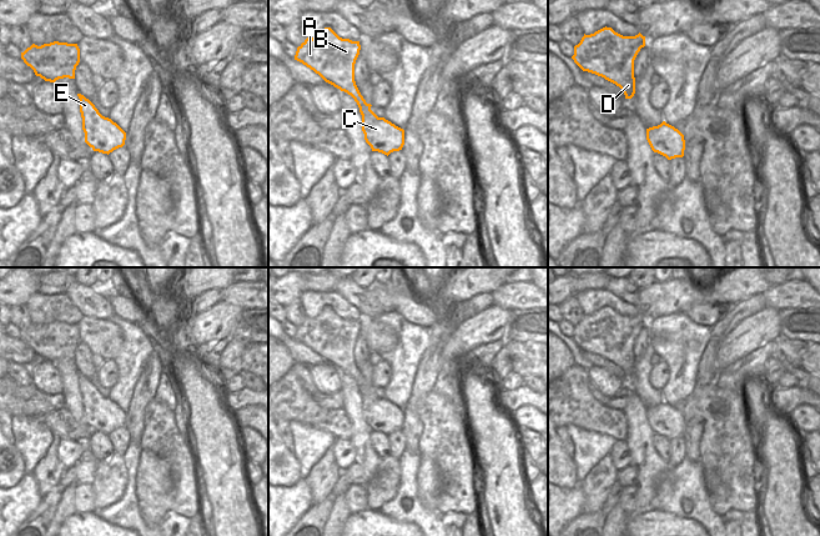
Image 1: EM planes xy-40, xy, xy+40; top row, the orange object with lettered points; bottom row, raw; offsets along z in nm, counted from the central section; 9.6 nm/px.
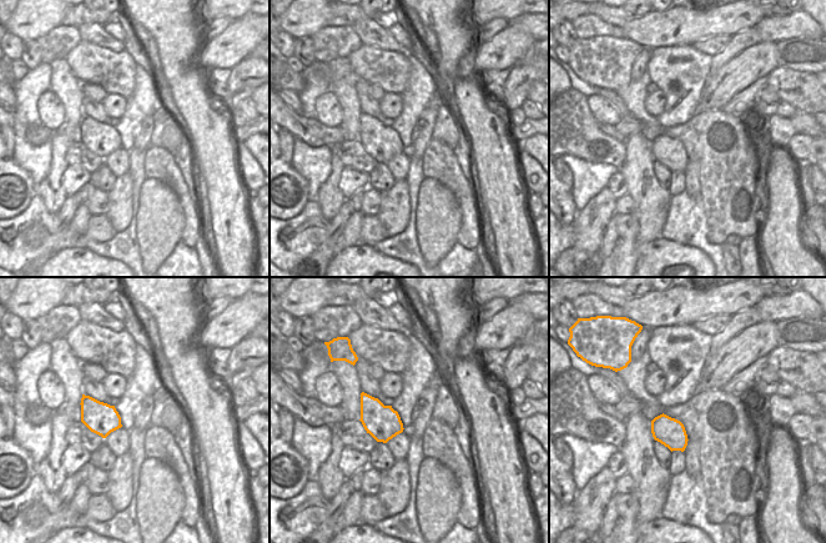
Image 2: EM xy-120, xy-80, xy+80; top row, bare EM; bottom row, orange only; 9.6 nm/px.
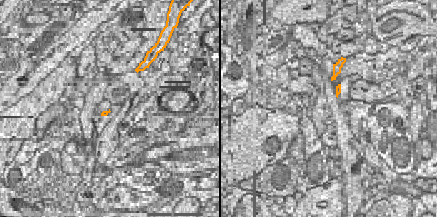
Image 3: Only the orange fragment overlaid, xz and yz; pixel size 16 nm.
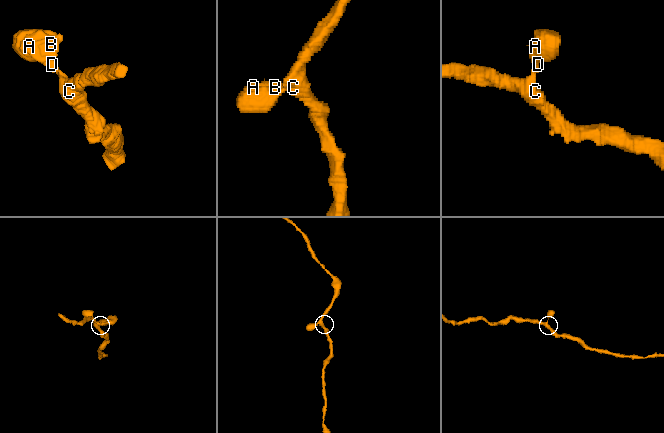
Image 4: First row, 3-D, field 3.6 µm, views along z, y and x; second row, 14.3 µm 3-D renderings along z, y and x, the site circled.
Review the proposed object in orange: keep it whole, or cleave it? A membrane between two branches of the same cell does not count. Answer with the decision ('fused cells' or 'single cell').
single cell

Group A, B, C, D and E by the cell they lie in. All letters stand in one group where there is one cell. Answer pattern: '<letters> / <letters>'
A B C D E

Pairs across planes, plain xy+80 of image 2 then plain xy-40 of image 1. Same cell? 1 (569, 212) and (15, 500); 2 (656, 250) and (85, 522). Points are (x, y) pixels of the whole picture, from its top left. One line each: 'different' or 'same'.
1: different
2: same

